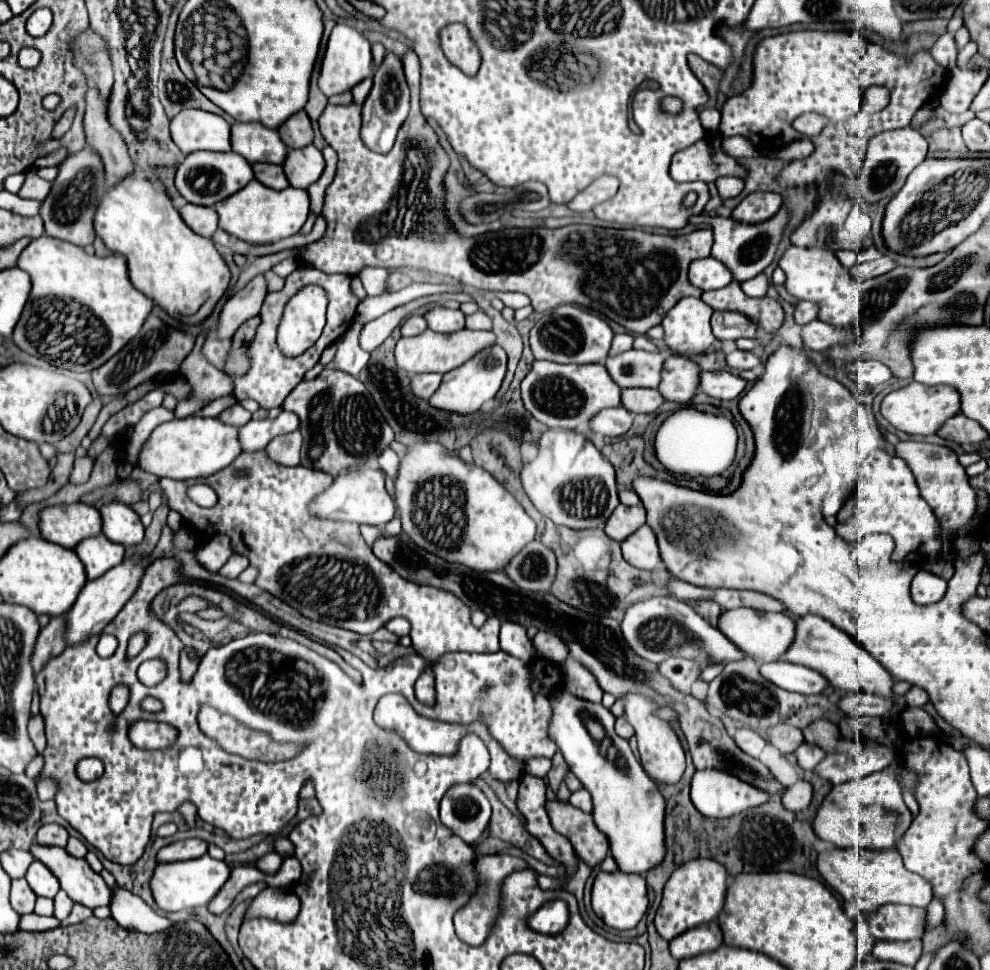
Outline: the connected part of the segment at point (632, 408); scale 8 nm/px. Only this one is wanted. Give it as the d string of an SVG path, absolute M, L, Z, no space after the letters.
M622 389L620 397L622 407L630 413L652 413L664 403L658 389Z

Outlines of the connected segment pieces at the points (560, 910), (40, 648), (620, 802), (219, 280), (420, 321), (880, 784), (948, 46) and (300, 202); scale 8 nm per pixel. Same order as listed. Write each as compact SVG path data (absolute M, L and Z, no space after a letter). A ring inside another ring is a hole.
M556 899L545 903L528 918L530 928L543 934L555 935L568 924L568 907L564 901Z
M64 615L52 617L50 623L40 631L40 637L36 641L36 649L32 655L32 667L34 671L40 671L44 663L64 651Z
M560 689L560 691L552 693L550 695L550 703L552 703L552 709L554 709L554 717L552 717L552 723L550 723L550 737L556 741L558 749L562 751L562 755L564 755L570 771L590 791L592 803L594 803L594 809L592 809L594 823L606 835L606 839L610 843L610 853L612 853L618 869L624 871L624 873L648 873L652 867L658 867L664 861L664 809L666 809L666 803L664 803L664 797L658 791L656 783L646 775L646 771L642 769L642 765L634 757L628 741L626 739L620 739L614 733L614 721L616 721L616 717L604 705L582 701L578 697L570 695L566 689ZM584 713L588 713L592 719L596 719L606 729L606 735L612 739L614 747L618 749L618 755L616 755L614 761L608 761L600 753L598 743L590 737L590 733L588 733L588 729L584 725L584 719L582 719Z
M130 175L124 181L120 181L100 201L94 217L94 229L112 253L122 253L126 257L128 277L132 279L132 285L144 295L148 295L148 299L158 303L158 307L164 309L170 317L196 315L208 299L220 301L230 285L230 269L216 251L212 239L200 237L188 225L184 225L170 197L164 191L156 191L152 181L148 179L138 179L136 175Z
M410 315L406 321L404 321L404 325L400 327L400 331L402 331L402 337L414 337L414 335L420 335L422 331L426 331L426 321L424 321L424 317L420 317L420 315Z
M898 759L898 763L890 765L884 771L834 785L816 811L816 817L812 821L814 833L822 841L834 843L842 849L894 849L896 841L906 833L912 821L912 815L902 801L902 791L896 779L900 771L902 761Z
M946 35L940 37L930 51L932 51L932 57L934 57L940 65L944 65L946 69L952 69L952 67L956 65L958 47L956 47L954 37L950 37L950 35L948 35L948 37L946 37Z
M252 179L236 195L216 203L214 209L218 213L220 229L228 231L230 235L234 235L246 243L266 245L266 243L276 243L284 237L296 235L308 217L310 201L308 201L308 193L304 189L286 187L282 191L276 191L270 187L264 187L260 181Z

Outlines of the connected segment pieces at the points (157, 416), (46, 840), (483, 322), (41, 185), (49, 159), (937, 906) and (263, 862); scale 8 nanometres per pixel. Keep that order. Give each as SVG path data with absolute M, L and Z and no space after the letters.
M158 407L158 409L148 411L148 413L138 421L138 425L134 427L134 433L132 433L130 441L128 441L128 459L130 459L132 463L136 461L138 449L142 447L142 443L146 441L146 437L152 433L152 429L158 427L160 423L164 423L164 421L170 421L170 419L174 419L174 411L164 409L164 407Z
M58 823L42 825L42 827L38 829L38 835L36 835L36 843L48 845L48 847L52 847L52 845L64 847L66 841L68 841L68 833L66 833L66 829L64 829L62 825L58 825Z
M476 311L472 315L466 315L466 325L468 329L492 329L492 321L488 315L484 315L482 311Z
M34 167L28 169L26 171L26 181L24 181L22 189L20 189L20 195L24 199L44 199L48 195L48 191L50 191L50 183L44 181L44 179L40 179L36 175Z
M60 149L60 151L52 151L52 155L46 155L46 157L40 157L36 159L36 167L58 167L64 159L66 159L68 151L66 149Z
M932 901L928 907L926 907L926 915L928 915L928 931L932 931L934 927L938 927L940 923L942 923L942 917L944 917L944 907L942 907L942 903L940 901Z
M266 853L266 855L260 857L254 865L256 865L260 871L264 871L264 873L276 873L278 867L280 867L280 863L282 863L282 857L280 857L278 853Z

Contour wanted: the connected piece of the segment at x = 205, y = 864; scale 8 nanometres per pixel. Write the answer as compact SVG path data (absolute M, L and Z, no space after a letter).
M208 853L198 859L176 861L176 863L158 863L152 873L152 897L162 911L182 911L208 905L208 901L220 891L220 887L230 877L230 867L224 861L212 859Z

